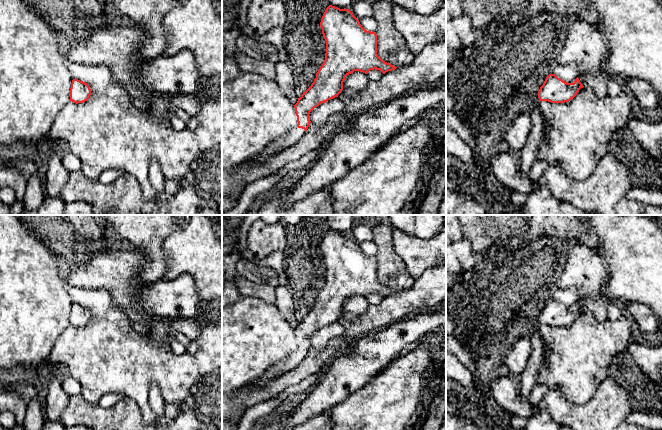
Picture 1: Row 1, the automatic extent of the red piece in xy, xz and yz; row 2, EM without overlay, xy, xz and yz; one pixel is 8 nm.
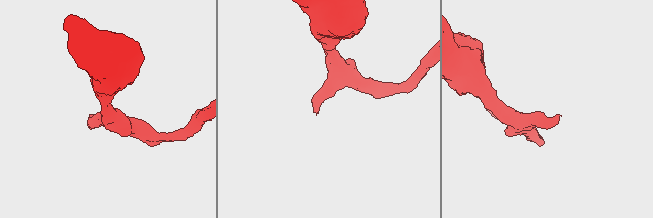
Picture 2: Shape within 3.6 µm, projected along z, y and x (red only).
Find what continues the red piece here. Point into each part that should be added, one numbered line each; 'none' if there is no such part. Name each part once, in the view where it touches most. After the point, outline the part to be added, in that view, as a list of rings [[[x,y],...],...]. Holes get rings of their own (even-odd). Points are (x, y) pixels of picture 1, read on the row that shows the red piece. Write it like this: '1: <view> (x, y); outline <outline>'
1: xz (291, 137); outline [[[296,126],[295,128],[288,131],[285,135],[271,142],[262,153],[246,161],[245,165],[248,167],[251,166],[253,163],[263,162],[268,157],[276,155],[279,151],[294,145],[298,140],[303,137],[305,133],[306,131],[304,129],[298,128]]]

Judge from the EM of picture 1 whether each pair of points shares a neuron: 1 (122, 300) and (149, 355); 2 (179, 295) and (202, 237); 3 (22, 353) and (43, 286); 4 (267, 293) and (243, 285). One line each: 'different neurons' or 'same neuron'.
1: different neurons
2: different neurons
3: same neuron
4: same neuron

